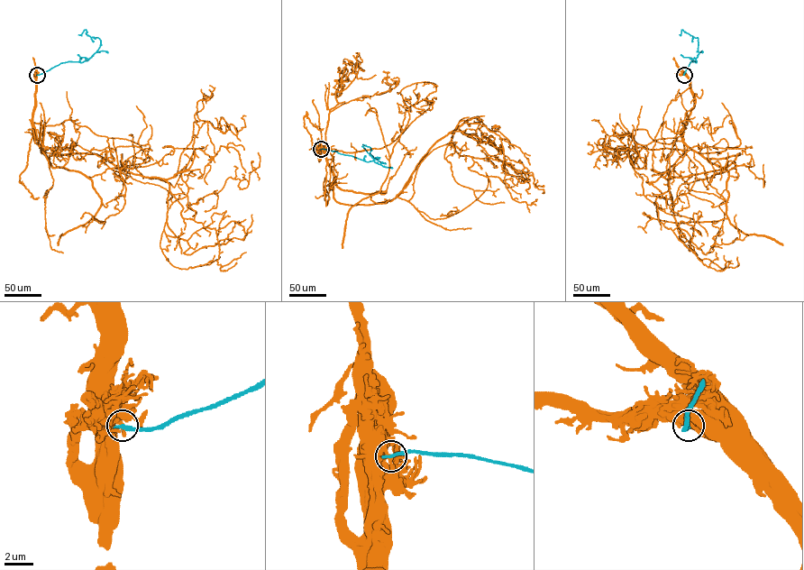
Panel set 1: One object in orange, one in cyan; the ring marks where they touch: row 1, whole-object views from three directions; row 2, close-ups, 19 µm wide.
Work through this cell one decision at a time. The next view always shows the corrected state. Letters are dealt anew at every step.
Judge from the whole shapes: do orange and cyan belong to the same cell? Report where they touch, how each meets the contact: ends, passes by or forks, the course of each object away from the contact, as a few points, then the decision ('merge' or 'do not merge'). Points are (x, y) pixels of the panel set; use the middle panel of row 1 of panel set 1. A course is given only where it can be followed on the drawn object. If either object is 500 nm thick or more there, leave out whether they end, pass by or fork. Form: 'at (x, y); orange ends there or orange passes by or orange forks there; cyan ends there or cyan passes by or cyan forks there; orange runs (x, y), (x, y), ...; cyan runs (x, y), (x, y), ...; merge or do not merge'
at (321, 149); orange ends there; cyan ends there; orange runs (321, 149), (341, 203), (392, 200), (449, 133), (470, 170), (536, 201); cyan runs (321, 149), (364, 160), (385, 163), (373, 157), (370, 153), (370, 149), (362, 144); do not merge

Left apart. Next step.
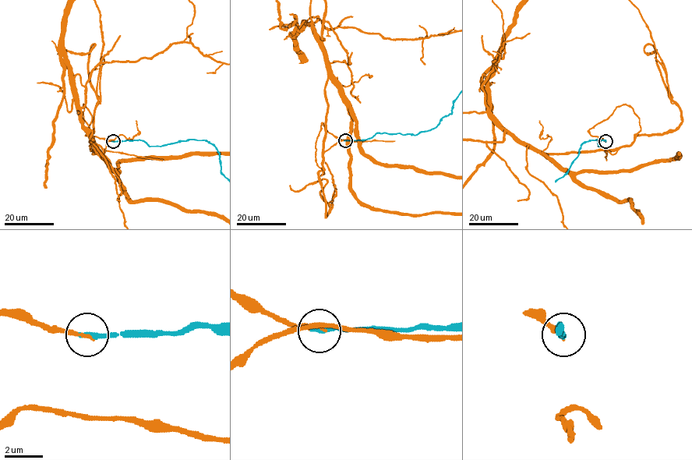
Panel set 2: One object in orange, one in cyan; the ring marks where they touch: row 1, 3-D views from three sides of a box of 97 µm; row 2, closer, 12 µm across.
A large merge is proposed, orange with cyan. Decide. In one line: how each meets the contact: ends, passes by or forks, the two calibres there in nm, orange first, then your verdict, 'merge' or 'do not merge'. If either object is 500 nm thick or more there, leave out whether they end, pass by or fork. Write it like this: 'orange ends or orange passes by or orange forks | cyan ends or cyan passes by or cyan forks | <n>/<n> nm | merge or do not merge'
orange ends | cyan ends | 200/280 nm | merge

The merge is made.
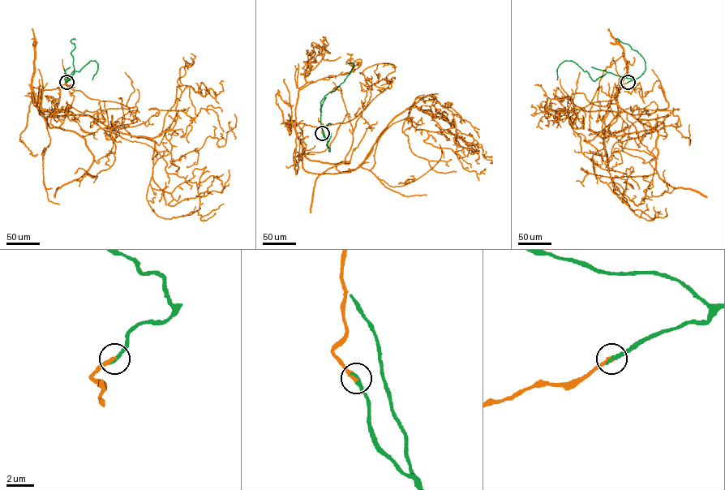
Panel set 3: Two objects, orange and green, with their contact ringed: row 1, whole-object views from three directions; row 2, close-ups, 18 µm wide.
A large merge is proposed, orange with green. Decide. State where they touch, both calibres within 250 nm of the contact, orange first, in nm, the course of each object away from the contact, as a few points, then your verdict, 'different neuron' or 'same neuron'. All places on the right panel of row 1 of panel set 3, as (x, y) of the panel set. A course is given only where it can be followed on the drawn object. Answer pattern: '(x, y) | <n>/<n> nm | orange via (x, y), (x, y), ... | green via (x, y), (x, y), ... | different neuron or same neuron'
(628, 82) | 340/280 nm | orange via (628, 82), (621, 108), (668, 115), (603, 139), (611, 179), (637, 206), (667, 191), (664, 169) | green via (628, 82), (632, 79), (607, 72), (593, 81), (586, 70), (572, 61), (564, 61), (559, 66), (557, 79) | same neuron

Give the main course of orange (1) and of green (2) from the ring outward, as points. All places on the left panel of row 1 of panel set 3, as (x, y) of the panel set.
1: (66, 82), (39, 93), (43, 117), (85, 114), (149, 137), (153, 180), (169, 205), (220, 191), (229, 169)
2: (66, 82), (69, 79), (65, 72), (66, 81), (73, 70), (79, 71), (95, 60), (98, 69), (92, 79)

